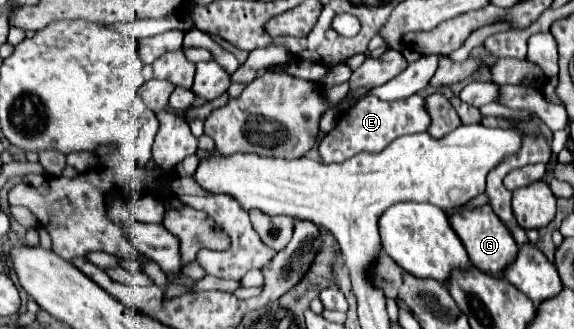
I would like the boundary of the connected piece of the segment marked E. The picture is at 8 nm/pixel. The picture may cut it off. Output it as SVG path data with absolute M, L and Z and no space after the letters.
M414 94L404 100L384 102L376 96L366 96L364 100L358 100L354 106L350 106L338 120L332 132L328 132L320 140L320 156L326 164L330 162L344 162L360 152L382 152L394 138L404 134L416 134L424 132L430 126L430 116L424 108L424 98Z

